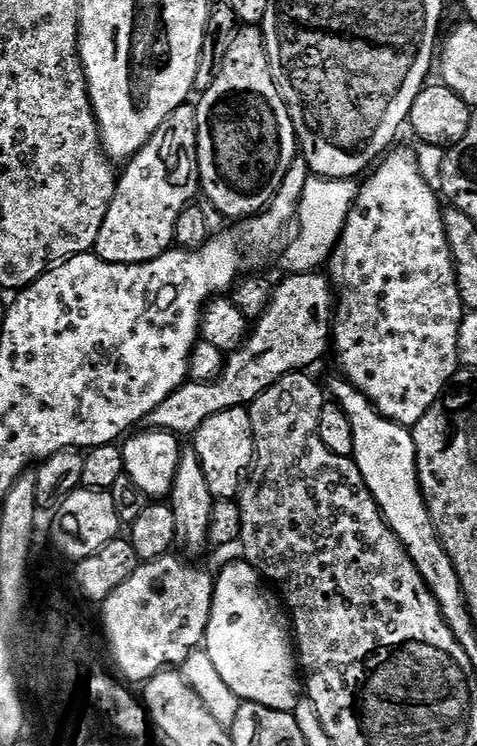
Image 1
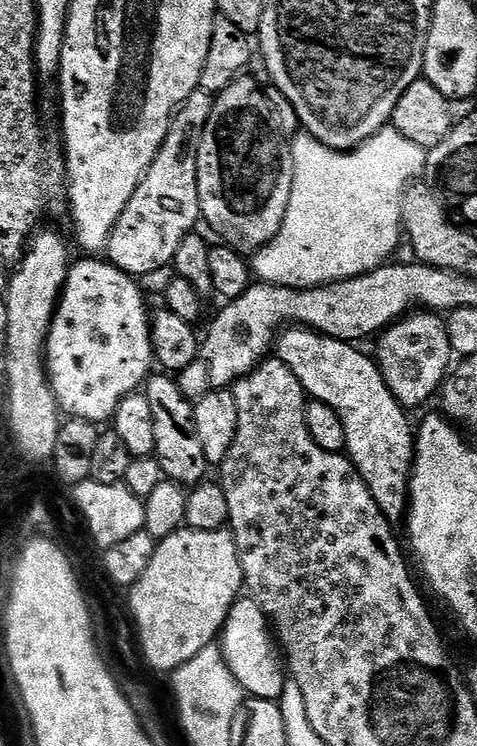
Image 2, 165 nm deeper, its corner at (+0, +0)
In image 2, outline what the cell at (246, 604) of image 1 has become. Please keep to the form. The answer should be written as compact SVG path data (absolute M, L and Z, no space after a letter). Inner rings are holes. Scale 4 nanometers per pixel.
M251 598L236 601L224 624L222 647L232 673L249 697L279 701L286 687L286 664L273 625L268 615L260 609L259 602Z

